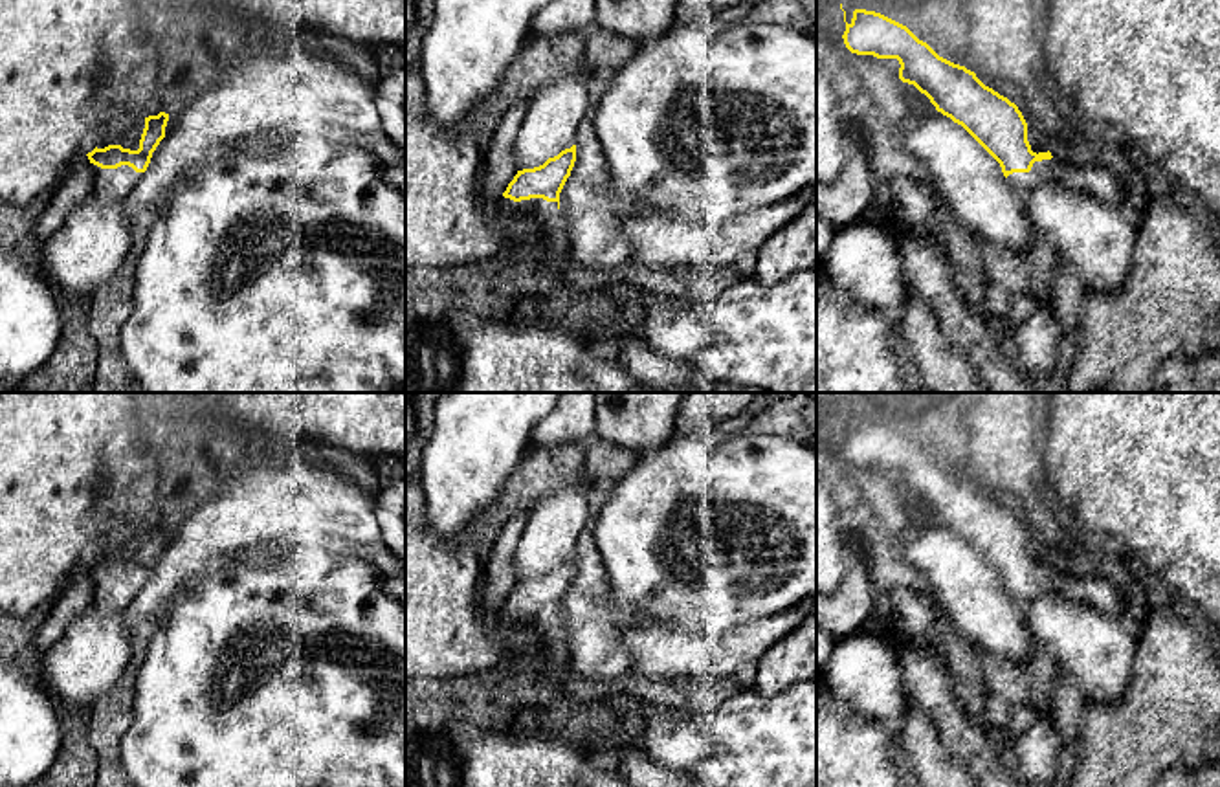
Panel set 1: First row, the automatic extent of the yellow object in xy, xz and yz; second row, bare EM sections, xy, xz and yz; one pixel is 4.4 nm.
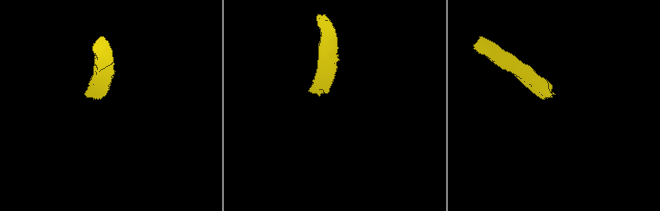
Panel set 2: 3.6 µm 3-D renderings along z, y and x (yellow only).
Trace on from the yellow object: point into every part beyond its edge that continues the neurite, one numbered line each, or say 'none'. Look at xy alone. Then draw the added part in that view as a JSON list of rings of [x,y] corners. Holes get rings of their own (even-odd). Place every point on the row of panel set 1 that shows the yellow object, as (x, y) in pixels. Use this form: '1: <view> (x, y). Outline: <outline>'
1: xy (109, 184). Outline: [[[90,165],[94,169],[94,194],[101,202],[121,202],[143,176],[143,172],[136,172],[128,165],[117,169]]]

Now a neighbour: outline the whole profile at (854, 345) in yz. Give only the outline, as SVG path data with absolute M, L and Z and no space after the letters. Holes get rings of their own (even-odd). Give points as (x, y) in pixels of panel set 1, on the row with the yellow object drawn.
M816 262L816 393L915 393L892 347L890 323L873 308L840 288Z

